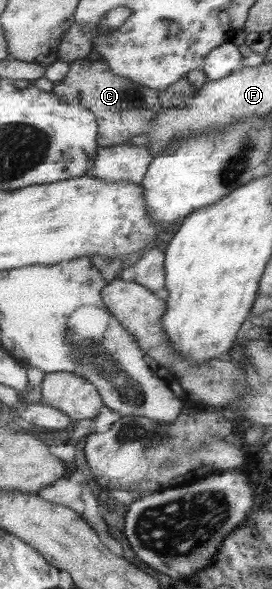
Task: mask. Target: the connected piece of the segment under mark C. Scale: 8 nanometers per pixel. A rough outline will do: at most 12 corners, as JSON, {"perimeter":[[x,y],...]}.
{"perimeter":[[87,57],[51,89],[91,110],[97,143],[150,132],[197,91],[185,78],[150,89]]}

